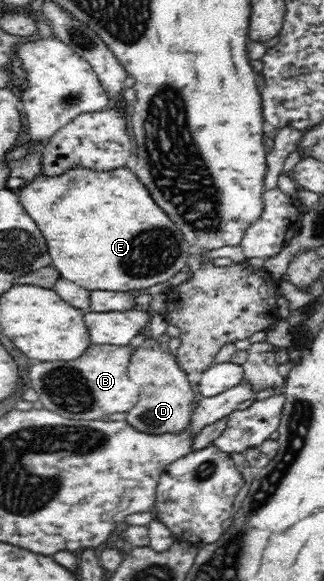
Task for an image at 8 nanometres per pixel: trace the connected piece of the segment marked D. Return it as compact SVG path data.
M141 336L136 340L138 348L133 352L129 363L130 383L137 385L140 396L137 405L126 412L125 421L134 430L149 435L180 434L190 424L193 409L194 392L187 374L179 368L176 357L157 344L152 338Z

